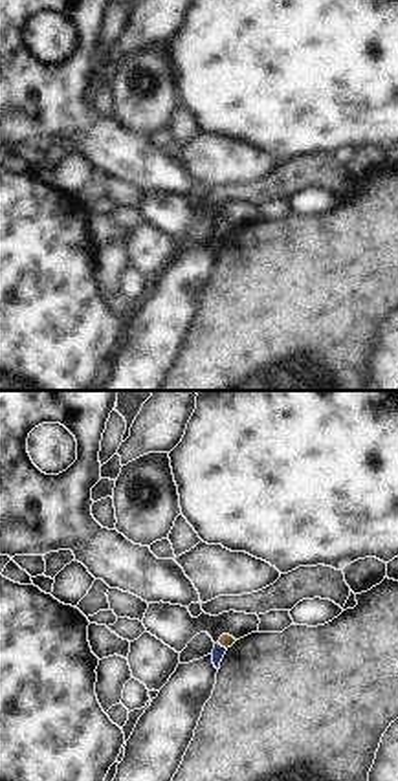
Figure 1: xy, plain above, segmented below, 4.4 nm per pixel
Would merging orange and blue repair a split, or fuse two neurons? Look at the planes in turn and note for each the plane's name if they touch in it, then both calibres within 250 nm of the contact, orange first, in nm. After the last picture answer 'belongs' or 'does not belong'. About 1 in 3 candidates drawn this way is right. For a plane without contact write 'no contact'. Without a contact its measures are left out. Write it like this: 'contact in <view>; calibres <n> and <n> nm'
contact in xy; calibres 60 and 60 nm

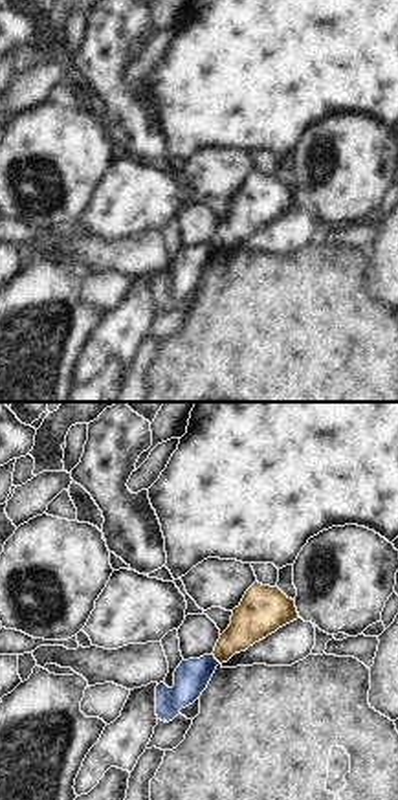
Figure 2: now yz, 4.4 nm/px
contact in yz; calibres 180 and 160 nm

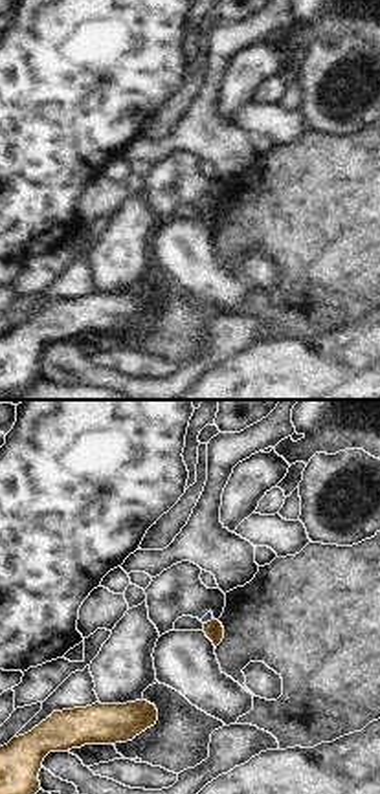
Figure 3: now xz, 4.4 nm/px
contact in xz; calibres 90 and 40 nm

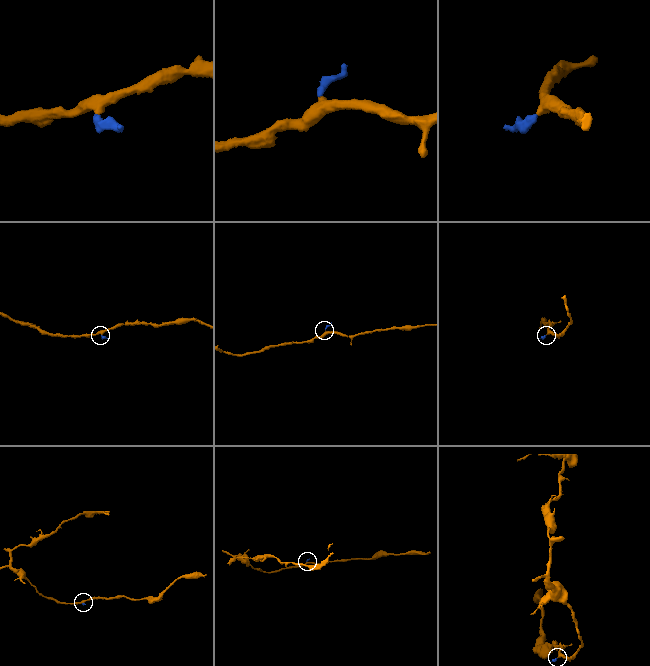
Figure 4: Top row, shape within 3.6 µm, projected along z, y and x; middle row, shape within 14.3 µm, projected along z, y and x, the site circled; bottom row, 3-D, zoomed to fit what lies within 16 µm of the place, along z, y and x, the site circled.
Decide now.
does not belong

